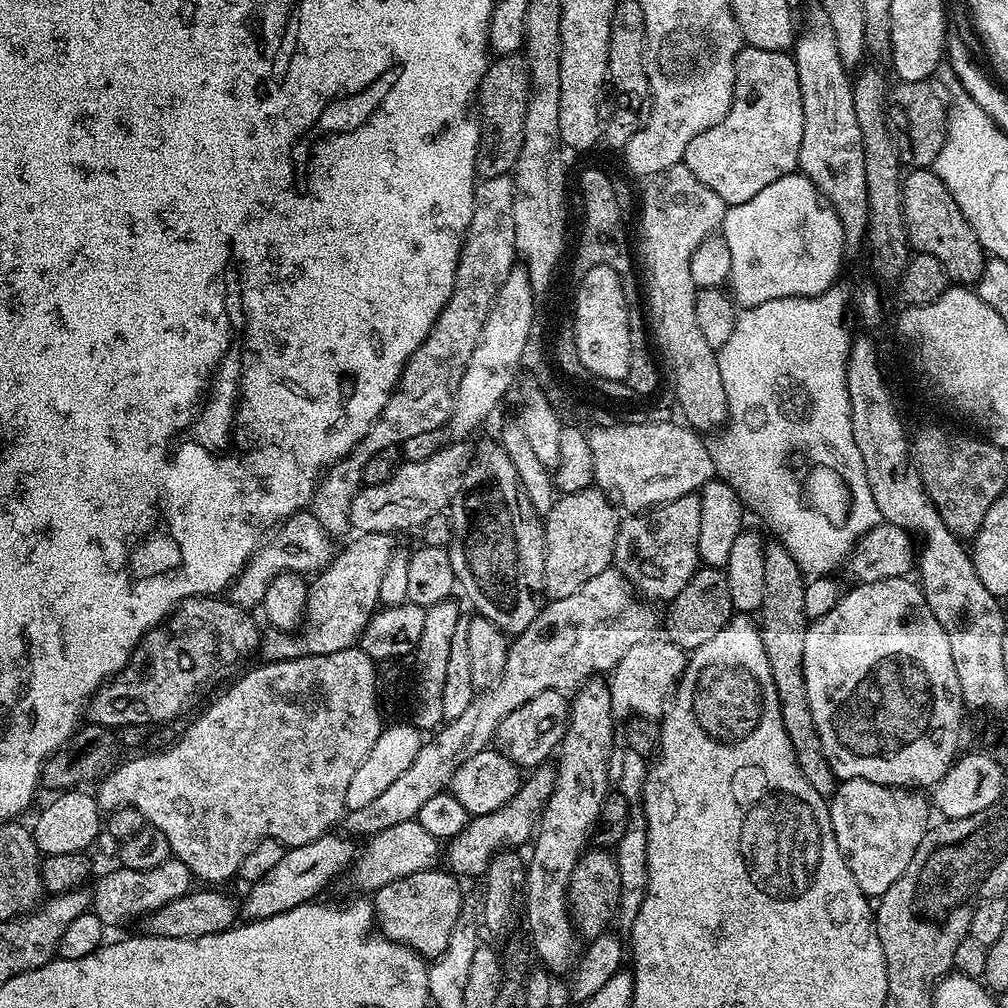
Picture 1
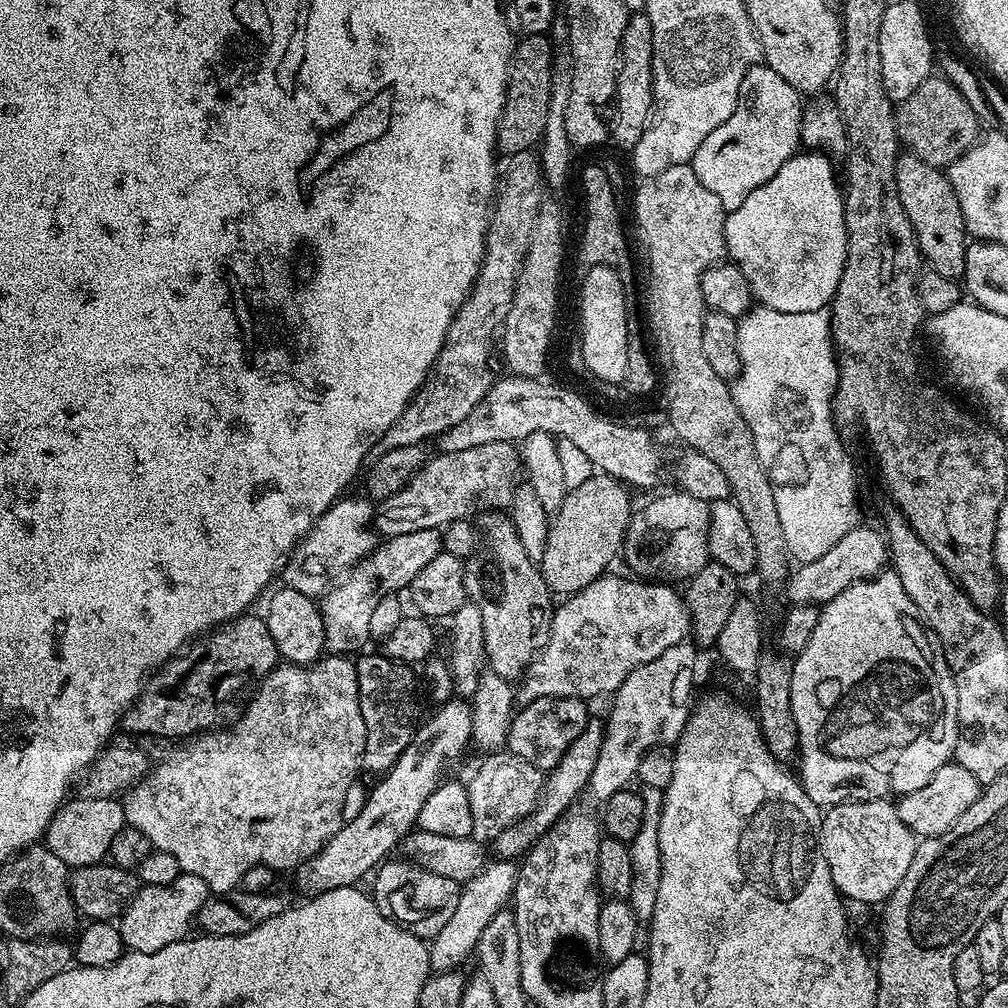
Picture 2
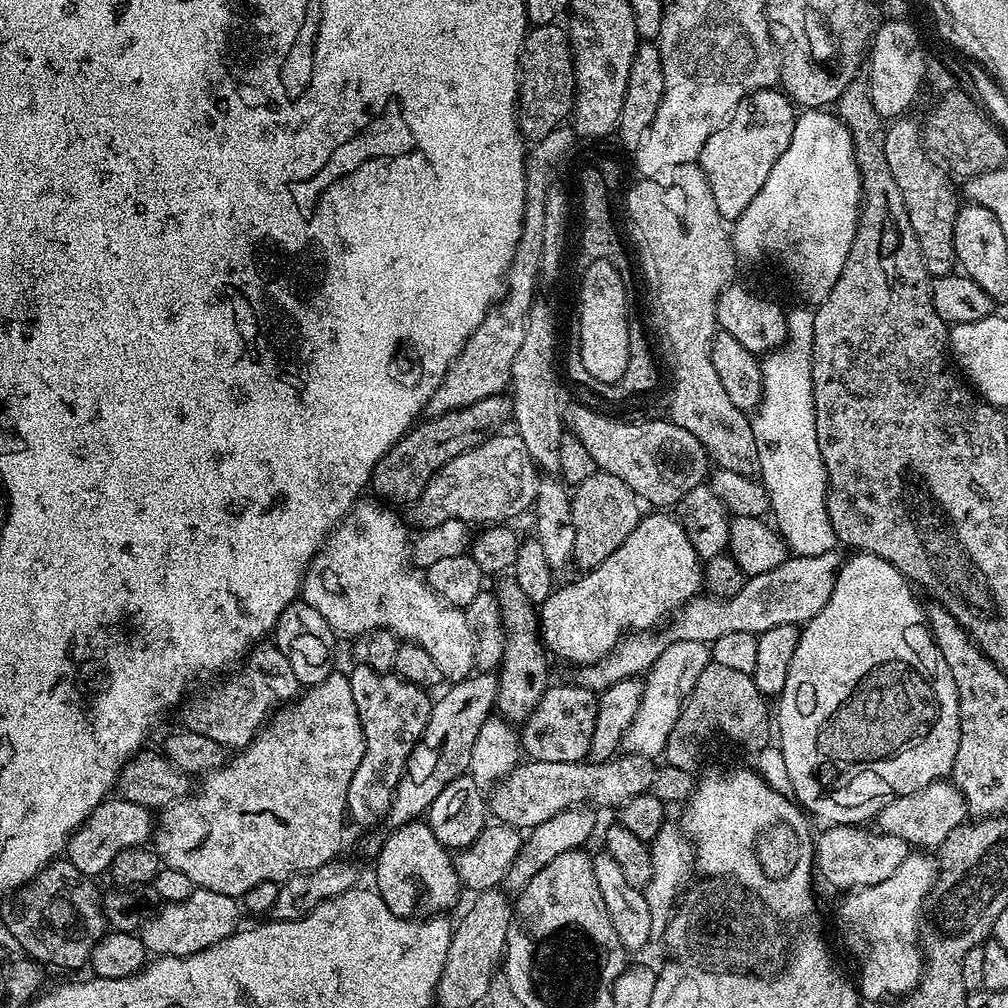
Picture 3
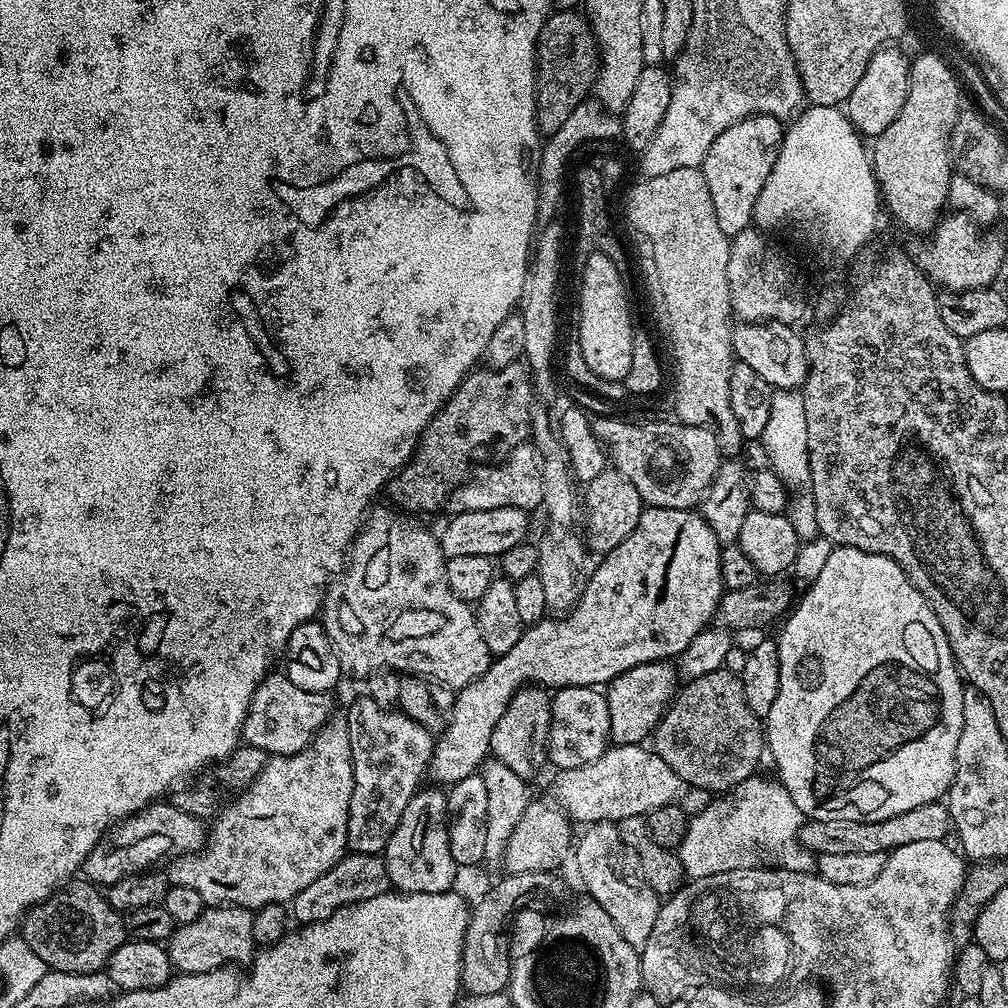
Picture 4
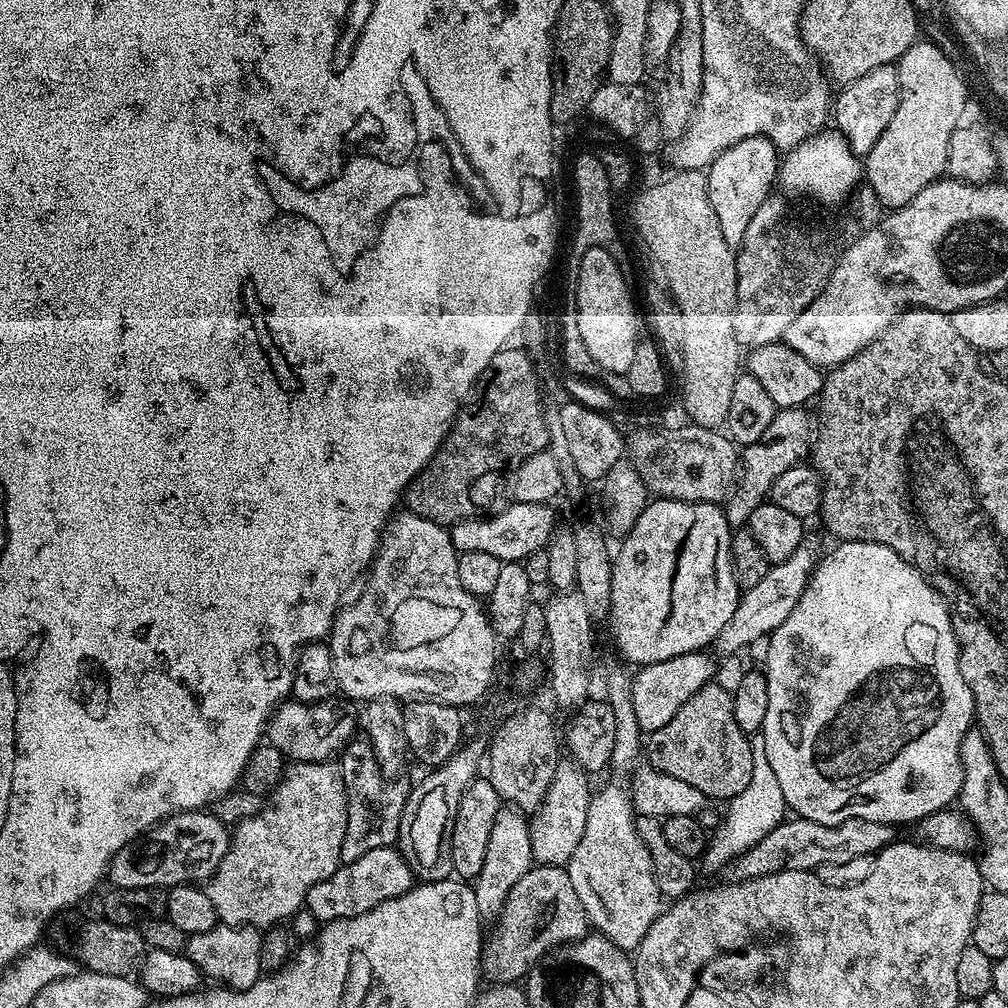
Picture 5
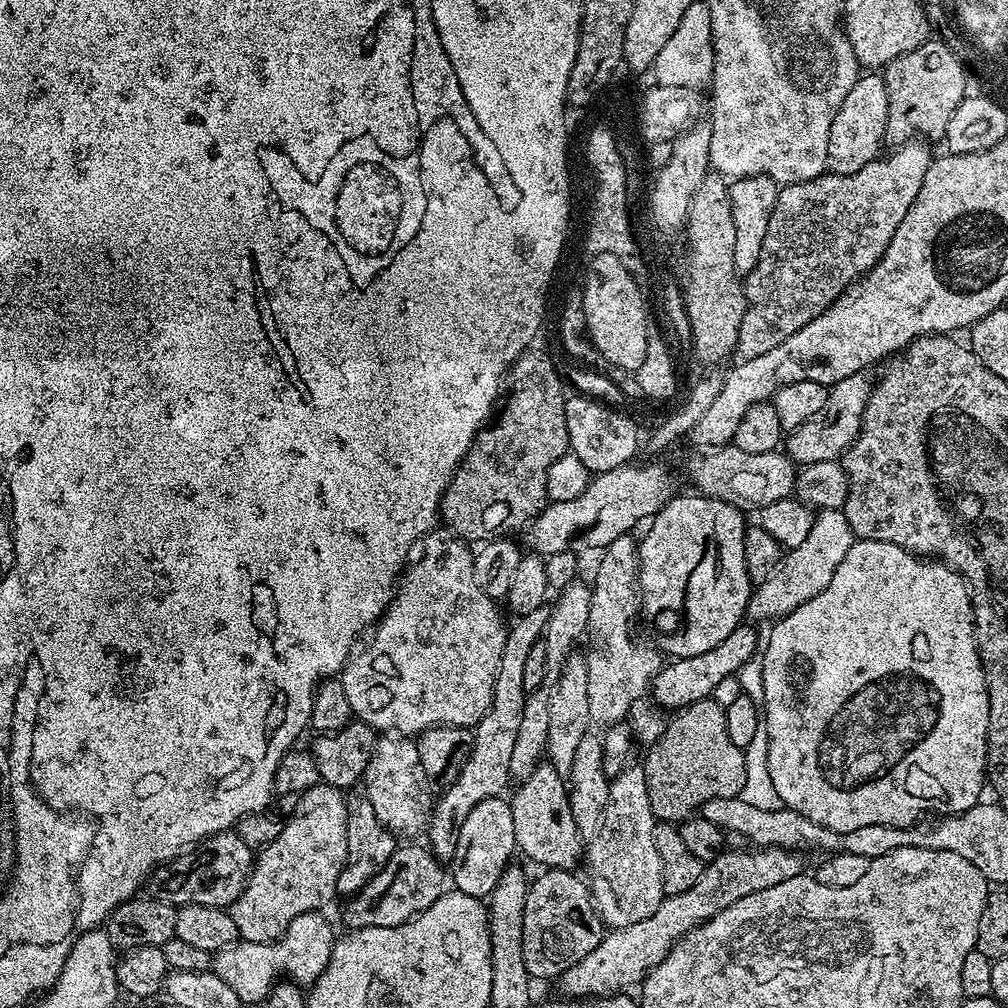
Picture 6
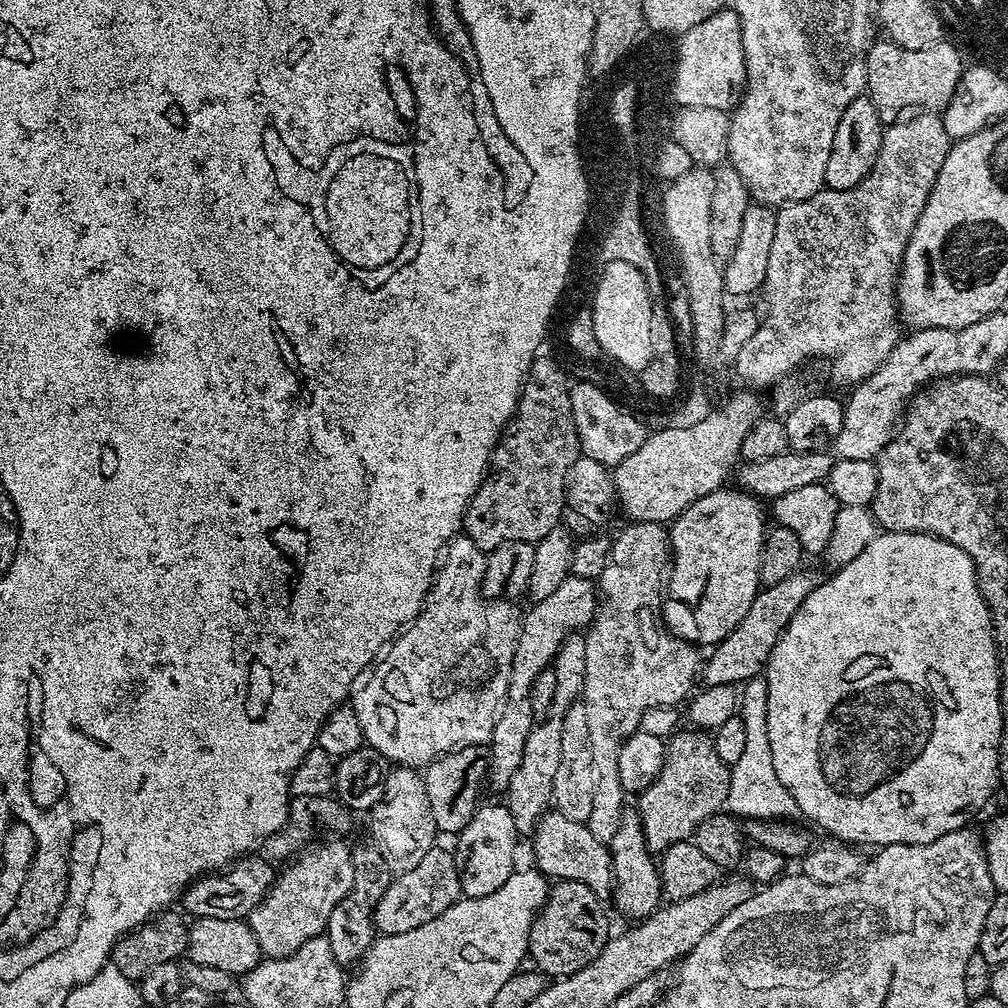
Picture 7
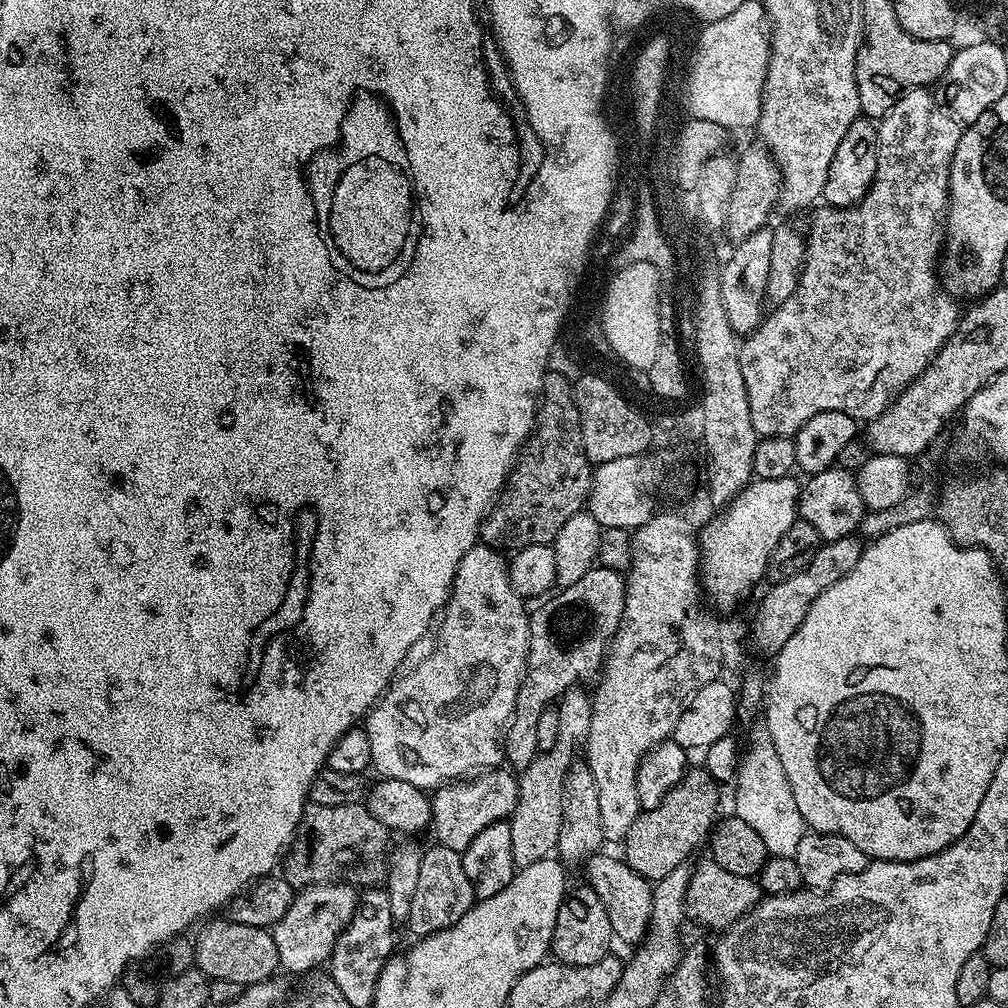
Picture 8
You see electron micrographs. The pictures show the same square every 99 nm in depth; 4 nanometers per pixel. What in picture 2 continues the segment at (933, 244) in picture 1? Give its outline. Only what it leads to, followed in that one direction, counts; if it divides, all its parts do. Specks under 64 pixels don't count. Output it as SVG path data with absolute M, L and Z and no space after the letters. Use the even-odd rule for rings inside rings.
M911 154L896 157L896 185L898 198L906 210L906 218L916 231L916 245L920 248L921 257L933 272L942 274L942 278L959 281L966 266L966 250L970 243L966 231L964 215L958 206L958 194L941 169L922 162L922 158Z

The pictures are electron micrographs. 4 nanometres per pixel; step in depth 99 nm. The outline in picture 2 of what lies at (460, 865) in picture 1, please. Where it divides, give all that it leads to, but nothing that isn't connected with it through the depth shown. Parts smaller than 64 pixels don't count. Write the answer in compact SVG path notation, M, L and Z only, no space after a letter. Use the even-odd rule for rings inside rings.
M589 719L586 730L582 730L582 734L578 734L578 738L574 738L574 742L570 742L570 750L566 750L566 754L562 754L559 762L545 775L544 788L540 792L540 803L536 805L536 809L526 818L514 822L509 828L503 828L500 832L495 833L495 855L499 859L515 861L527 853L536 840L544 836L549 829L554 827L557 820L575 805L572 803L579 798L580 792L582 796L588 787L590 774L594 774L594 762L598 762L598 750L602 750L604 741L604 726L603 719Z

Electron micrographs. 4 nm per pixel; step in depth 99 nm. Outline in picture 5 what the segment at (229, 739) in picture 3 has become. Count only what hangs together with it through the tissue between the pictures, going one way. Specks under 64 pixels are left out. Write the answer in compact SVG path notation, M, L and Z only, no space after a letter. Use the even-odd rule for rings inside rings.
M347 698L320 700L317 704L285 702L272 713L266 725L267 743L292 762L323 764L331 761L357 735L356 708L357 705Z

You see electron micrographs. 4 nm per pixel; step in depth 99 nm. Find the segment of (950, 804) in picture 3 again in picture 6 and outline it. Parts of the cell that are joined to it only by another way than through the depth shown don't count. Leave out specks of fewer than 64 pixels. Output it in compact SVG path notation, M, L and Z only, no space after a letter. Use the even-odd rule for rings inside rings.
M753 847L751 850L723 851L718 858L705 863L702 874L690 890L682 894L665 896L664 901L650 914L650 918L642 918L642 922L634 922L625 928L611 929L578 962L578 966L570 966L558 977L558 985L565 997L573 998L579 992L585 992L588 998L599 998L609 994L628 990L628 987L639 985L645 975L677 942L692 928L704 924L714 914L722 914L726 906L734 906L738 898L746 898L746 894L754 894L758 890L767 890L769 886L778 886L778 882L786 882L789 878L801 875L805 871L804 860L799 851L791 848Z

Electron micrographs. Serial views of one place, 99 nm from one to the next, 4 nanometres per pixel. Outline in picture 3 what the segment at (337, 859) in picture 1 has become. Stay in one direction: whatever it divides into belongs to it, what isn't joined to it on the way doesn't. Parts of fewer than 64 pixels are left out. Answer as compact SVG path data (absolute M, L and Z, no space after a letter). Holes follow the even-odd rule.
M477 671L464 680L455 681L439 693L440 700L438 696L426 722L424 739L414 746L404 776L398 782L398 790L392 799L386 817L392 828L400 828L412 820L421 819L434 798L438 798L438 794L442 794L442 790L446 790L454 778L467 773L470 750L474 750L474 738L478 738L482 722L493 715L496 706L496 682L497 677L492 672Z

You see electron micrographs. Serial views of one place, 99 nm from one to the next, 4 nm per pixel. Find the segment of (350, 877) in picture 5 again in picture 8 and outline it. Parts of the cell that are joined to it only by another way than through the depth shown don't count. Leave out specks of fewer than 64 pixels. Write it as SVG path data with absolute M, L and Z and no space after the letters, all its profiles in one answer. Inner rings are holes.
M436 844L422 855L422 866L418 870L418 887L414 889L414 898L410 901L406 927L413 932L413 937L429 936L438 930L454 926L458 918L462 918L462 914L472 908L475 900L474 886L470 886L470 878L466 878L461 853Z

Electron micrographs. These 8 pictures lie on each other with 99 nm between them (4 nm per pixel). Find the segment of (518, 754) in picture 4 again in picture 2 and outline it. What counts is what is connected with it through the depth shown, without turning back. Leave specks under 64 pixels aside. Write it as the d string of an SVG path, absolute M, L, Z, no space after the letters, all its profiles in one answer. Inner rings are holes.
M488 510L480 518L478 532L482 543L464 561L466 597L470 603L478 606L482 614L487 667L503 680L516 682L523 677L528 663L548 639L554 596L541 576L537 561L530 559L526 550L522 550L522 542L518 542L518 530L514 530L511 515L500 510Z

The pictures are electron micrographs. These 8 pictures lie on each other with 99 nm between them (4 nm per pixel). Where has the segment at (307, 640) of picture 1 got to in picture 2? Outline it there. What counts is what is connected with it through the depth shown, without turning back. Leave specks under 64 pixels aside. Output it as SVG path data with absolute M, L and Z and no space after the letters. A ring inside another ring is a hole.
M441 529L414 530L410 534L389 536L377 543L376 549L365 556L339 582L325 591L319 601L324 623L324 646L332 654L352 654L370 637L370 617L382 598L392 593L400 594L411 585L412 579L427 566L444 547Z

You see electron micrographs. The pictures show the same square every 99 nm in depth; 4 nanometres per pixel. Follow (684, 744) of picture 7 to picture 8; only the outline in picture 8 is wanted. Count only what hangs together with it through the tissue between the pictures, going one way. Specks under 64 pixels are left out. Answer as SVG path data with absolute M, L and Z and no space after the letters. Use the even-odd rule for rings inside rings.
M702 766L689 767L682 782L678 782L654 810L643 810L638 818L634 818L634 826L630 826L622 842L622 859L649 882L670 874L674 866L685 863L688 855L709 839L718 819L720 788L718 781Z

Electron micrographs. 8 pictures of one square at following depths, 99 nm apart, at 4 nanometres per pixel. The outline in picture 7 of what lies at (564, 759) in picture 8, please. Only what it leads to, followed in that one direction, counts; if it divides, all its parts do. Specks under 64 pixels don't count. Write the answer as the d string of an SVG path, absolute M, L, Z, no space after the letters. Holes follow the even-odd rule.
M573 634L565 638L558 650L555 660L550 665L554 674L554 702L552 714L539 721L530 730L530 738L526 738L526 750L522 750L522 762L518 765L514 778L510 778L506 789L506 803L510 810L510 818L514 818L517 833L531 834L536 830L536 823L549 811L552 804L552 783L558 771L562 747L562 717L572 704L581 699L586 678L586 642L583 635Z

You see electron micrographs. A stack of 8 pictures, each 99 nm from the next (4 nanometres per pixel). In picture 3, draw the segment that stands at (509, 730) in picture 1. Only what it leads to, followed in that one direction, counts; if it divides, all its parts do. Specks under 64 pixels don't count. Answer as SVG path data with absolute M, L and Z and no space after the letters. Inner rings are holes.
M569 682L569 684L553 683L542 694L538 706L534 706L530 718L524 721L519 729L518 735L523 755L528 760L537 760L538 762L581 763L590 750L590 738L594 738L594 718L598 718L597 693L591 692L589 688L583 688L582 685L575 682Z

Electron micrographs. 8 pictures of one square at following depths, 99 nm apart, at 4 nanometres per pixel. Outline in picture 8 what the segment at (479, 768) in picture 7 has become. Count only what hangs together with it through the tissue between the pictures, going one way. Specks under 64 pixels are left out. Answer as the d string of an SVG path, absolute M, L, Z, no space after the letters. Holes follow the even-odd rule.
M497 766L491 770L481 771L471 778L461 778L435 789L430 796L432 802L430 832L436 835L435 843L463 854L466 846L470 846L470 842L474 842L474 838L482 834L486 826L511 817L518 802L519 785L519 779L507 767Z

